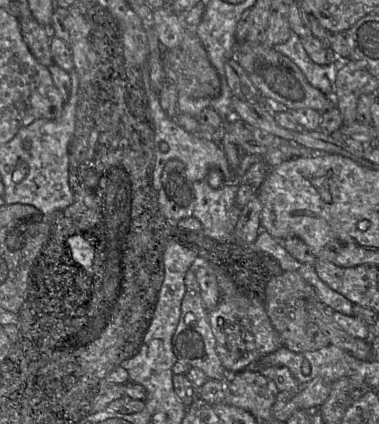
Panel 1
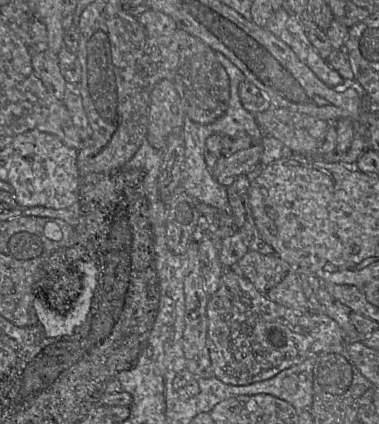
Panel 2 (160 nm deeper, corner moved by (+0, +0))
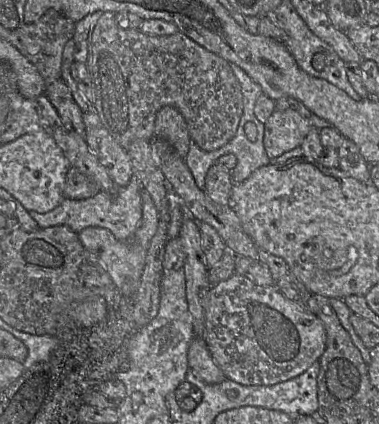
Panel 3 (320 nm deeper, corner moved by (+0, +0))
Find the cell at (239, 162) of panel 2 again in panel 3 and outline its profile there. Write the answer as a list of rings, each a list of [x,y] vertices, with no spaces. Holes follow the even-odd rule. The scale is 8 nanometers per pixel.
[[[292,109],[275,110],[264,123],[263,145],[268,158],[272,161],[300,147],[311,128],[310,115]]]

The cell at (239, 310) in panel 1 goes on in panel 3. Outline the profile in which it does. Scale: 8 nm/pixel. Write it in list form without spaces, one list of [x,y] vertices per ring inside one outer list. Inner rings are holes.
[[[233,274],[212,286],[207,296],[204,340],[208,350],[226,379],[242,385],[274,385],[299,376],[326,348],[323,322],[302,304],[287,299],[276,287],[264,287]]]

